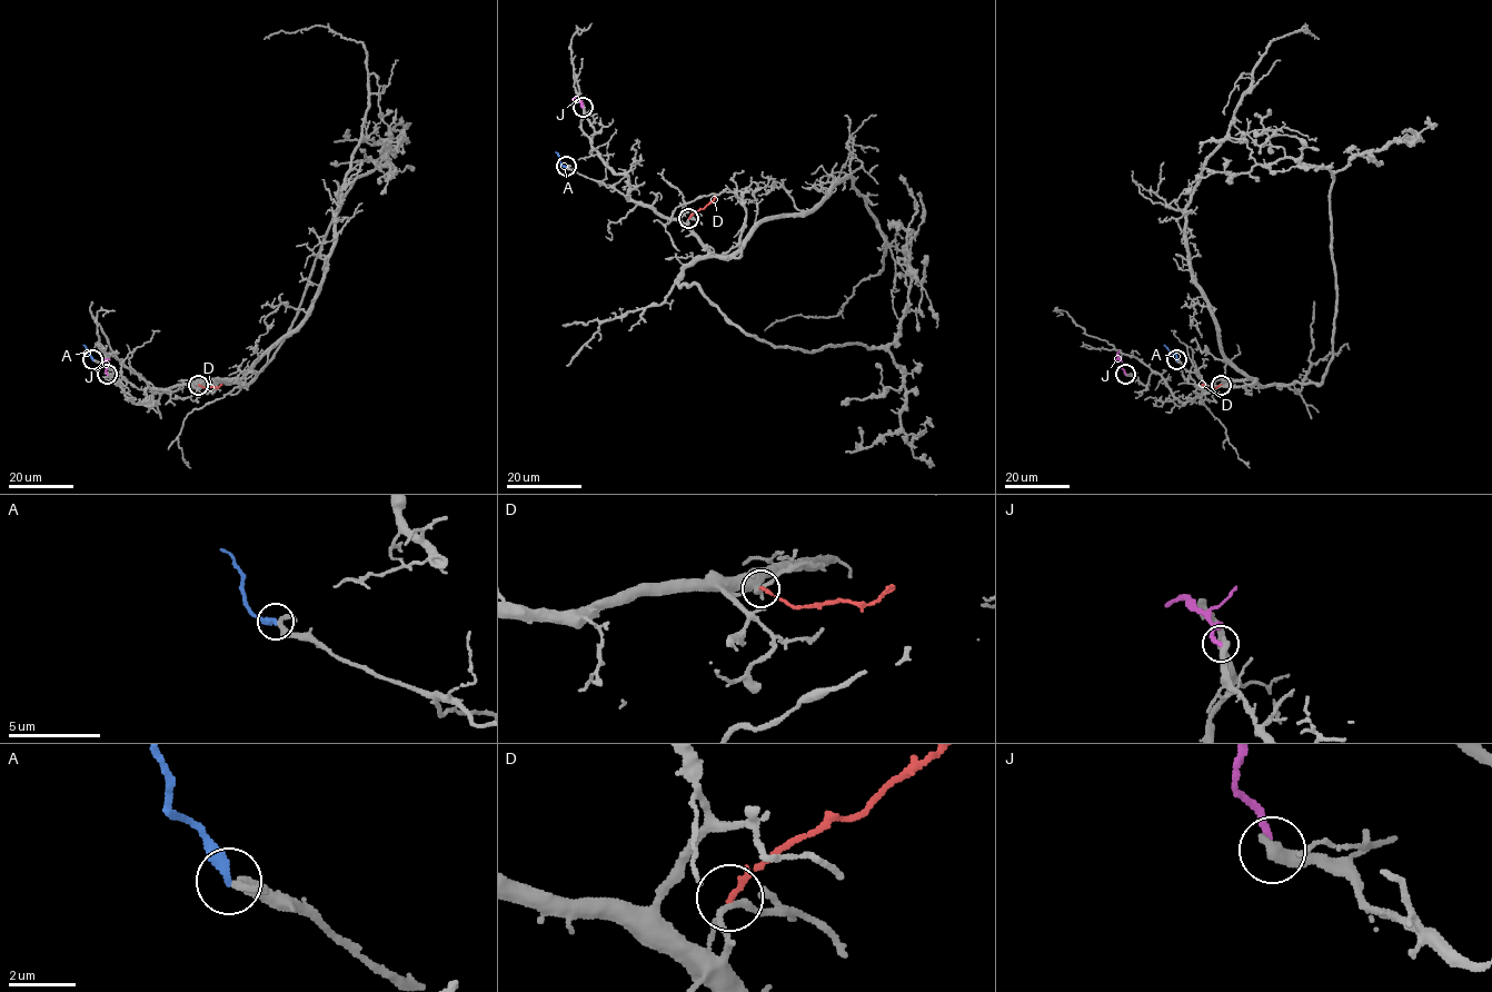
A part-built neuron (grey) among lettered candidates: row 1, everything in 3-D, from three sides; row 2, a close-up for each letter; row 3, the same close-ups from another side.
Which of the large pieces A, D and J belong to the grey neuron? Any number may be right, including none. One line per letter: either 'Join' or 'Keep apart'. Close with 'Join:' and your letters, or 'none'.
A: Join
D: Keep apart
J: Keep apart
Join: A

